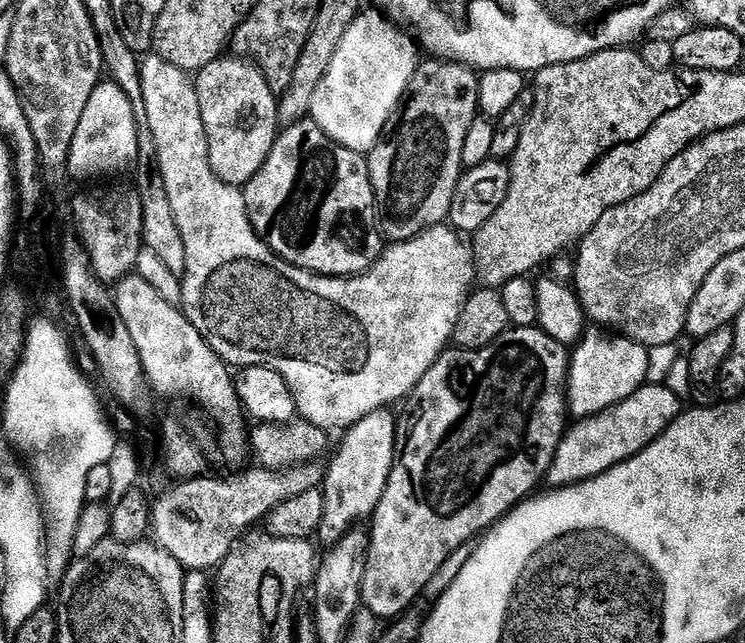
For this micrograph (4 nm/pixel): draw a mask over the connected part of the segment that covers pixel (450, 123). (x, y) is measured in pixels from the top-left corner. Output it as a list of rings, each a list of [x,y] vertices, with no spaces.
[[[425,59],[414,74],[407,96],[416,96],[418,102],[410,102],[412,104],[410,112],[416,112],[420,116],[438,118],[436,134],[448,134],[448,136],[438,136],[436,144],[444,144],[444,146],[434,146],[434,150],[448,150],[448,162],[446,162],[444,176],[438,182],[438,188],[430,194],[428,202],[420,208],[416,218],[412,222],[408,222],[402,230],[394,230],[396,242],[414,238],[425,232],[427,228],[443,225],[447,221],[456,187],[465,171],[462,162],[462,148],[466,142],[466,134],[470,130],[470,126],[478,119],[478,113],[481,111],[479,84],[480,76],[473,69],[466,64],[458,64],[450,60]]]

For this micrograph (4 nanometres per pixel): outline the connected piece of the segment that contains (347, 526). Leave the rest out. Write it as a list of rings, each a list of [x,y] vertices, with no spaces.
[[[388,410],[375,412],[362,418],[362,422],[358,422],[354,427],[347,429],[342,438],[344,441],[341,442],[340,449],[337,450],[336,457],[332,460],[332,465],[327,465],[322,483],[325,506],[318,533],[318,540],[321,540],[326,546],[336,545],[352,529],[363,525],[363,520],[367,521],[375,513],[378,502],[382,502],[386,482],[390,482],[390,470],[396,461],[398,420],[390,413],[391,411]]]

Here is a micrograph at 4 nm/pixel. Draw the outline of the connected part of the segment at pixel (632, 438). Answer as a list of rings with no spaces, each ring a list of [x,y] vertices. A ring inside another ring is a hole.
[[[645,383],[630,398],[615,404],[614,407],[573,423],[565,431],[564,438],[555,452],[555,460],[551,463],[546,477],[547,483],[550,482],[550,486],[554,488],[584,483],[636,456],[650,442],[656,440],[684,410],[677,394],[668,387],[664,384]]]

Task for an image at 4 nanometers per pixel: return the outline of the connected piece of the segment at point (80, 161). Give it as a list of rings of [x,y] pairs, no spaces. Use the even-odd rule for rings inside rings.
[[[101,82],[94,94],[90,94],[90,102],[86,102],[86,110],[82,110],[82,122],[78,122],[78,130],[74,130],[67,166],[69,177],[73,181],[100,182],[103,176],[116,176],[134,167],[140,156],[139,127],[134,106],[130,106],[130,98],[126,98],[122,86]]]

